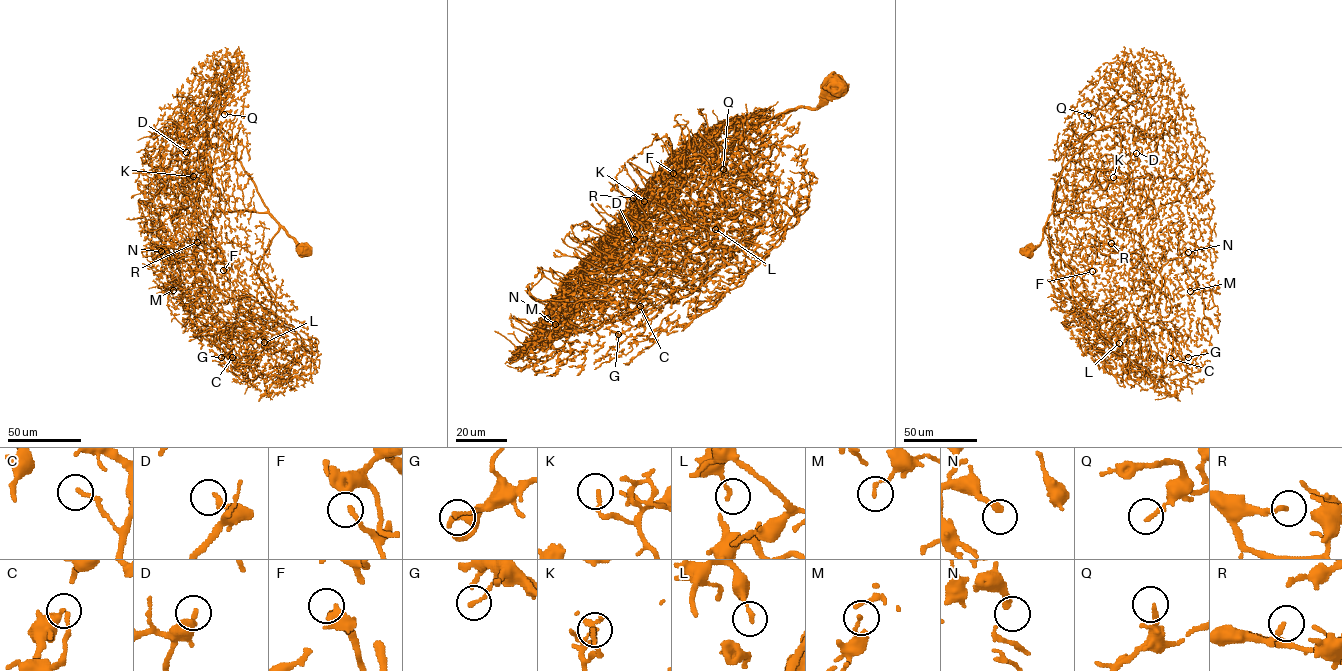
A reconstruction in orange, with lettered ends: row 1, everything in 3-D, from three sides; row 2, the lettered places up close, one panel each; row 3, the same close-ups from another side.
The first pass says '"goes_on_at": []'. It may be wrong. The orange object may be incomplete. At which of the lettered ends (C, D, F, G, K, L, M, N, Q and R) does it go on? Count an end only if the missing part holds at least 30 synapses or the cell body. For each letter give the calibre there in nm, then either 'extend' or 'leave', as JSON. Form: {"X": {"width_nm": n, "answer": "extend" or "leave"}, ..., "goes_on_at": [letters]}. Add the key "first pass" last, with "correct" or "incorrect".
{"C": {"width_nm": 150, "answer": "leave"}, "D": {"width_nm": 200, "answer": "leave"}, "F": {"width_nm": 200, "answer": "extend"}, "G": {"width_nm": 150, "answer": "leave"}, "K": {"width_nm": 140, "answer": "leave"}, "L": {"width_nm": 160, "answer": "leave"}, "M": {"width_nm": 100, "answer": "leave"}, "N": {"width_nm": 240, "answer": "leave"}, "Q": {"width_nm": 200, "answer": "leave"}, "R": {"width_nm": 180, "answer": "leave"}, "goes_on_at": ["F"], "first pass": "incorrect"}

